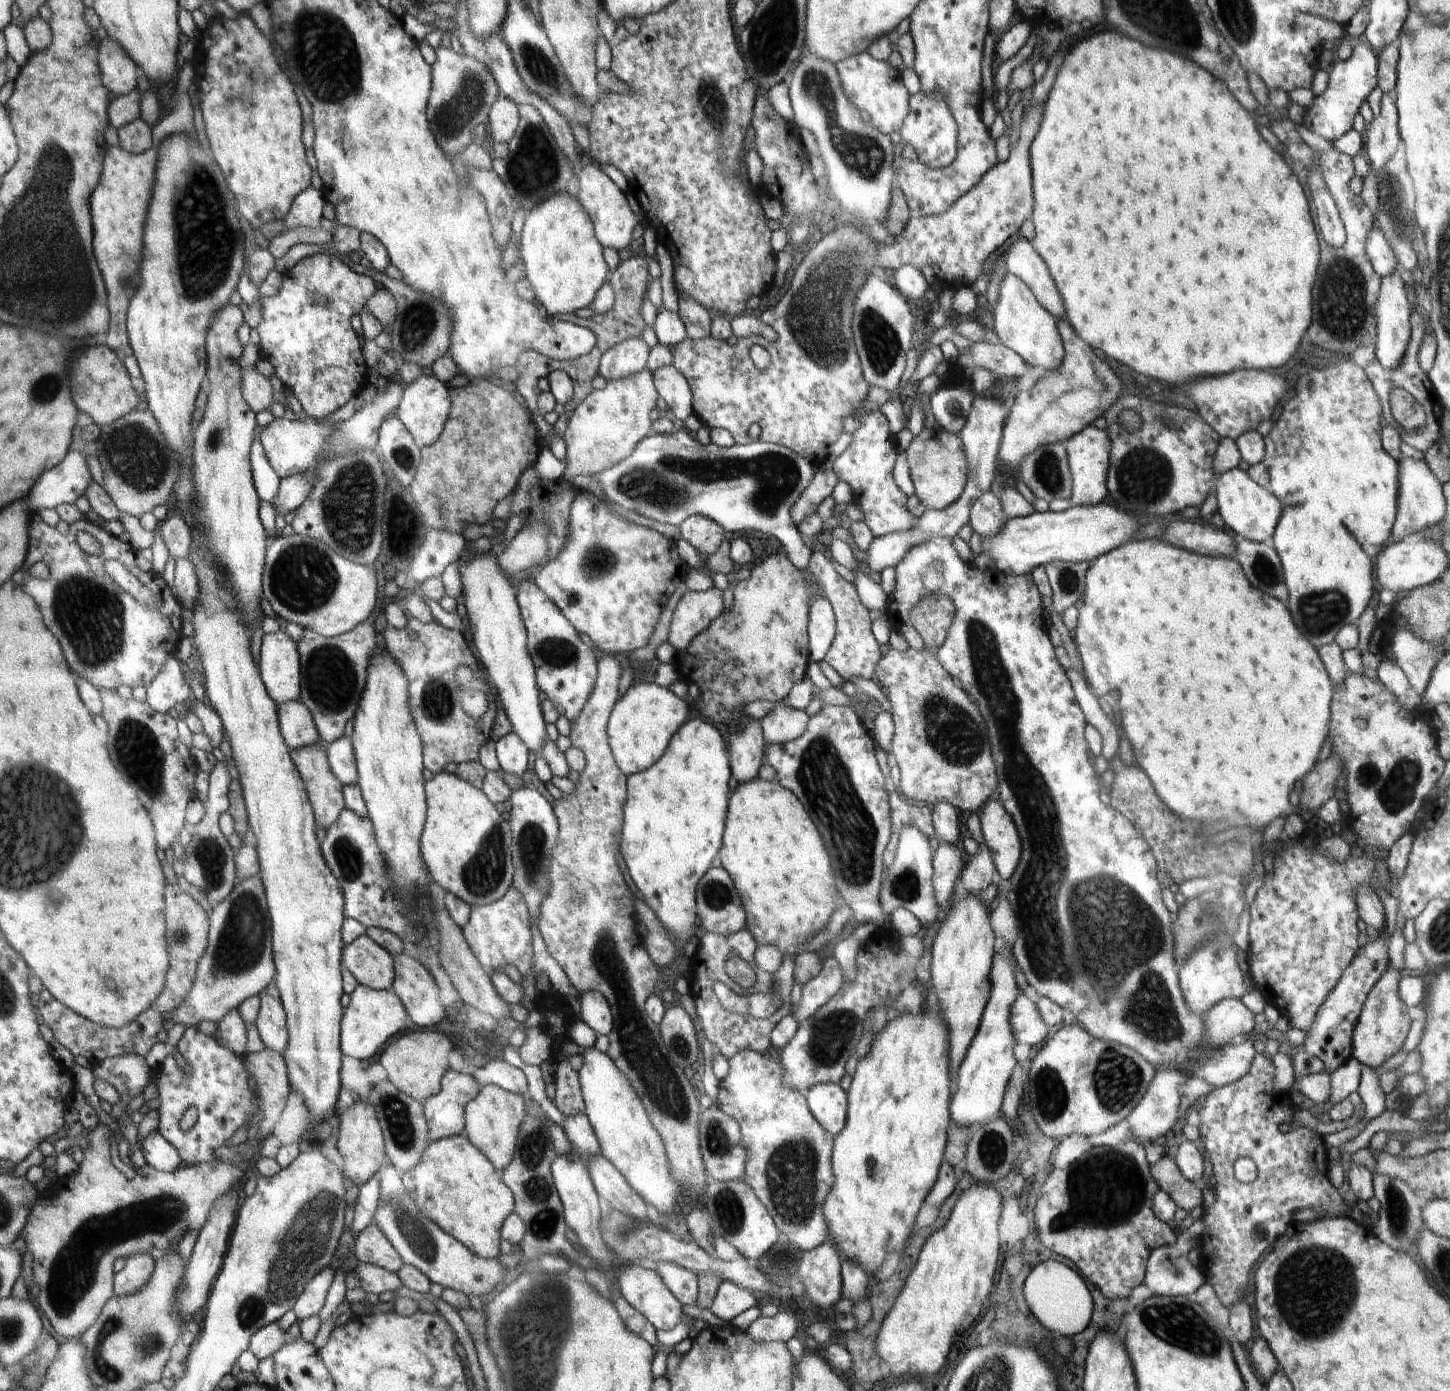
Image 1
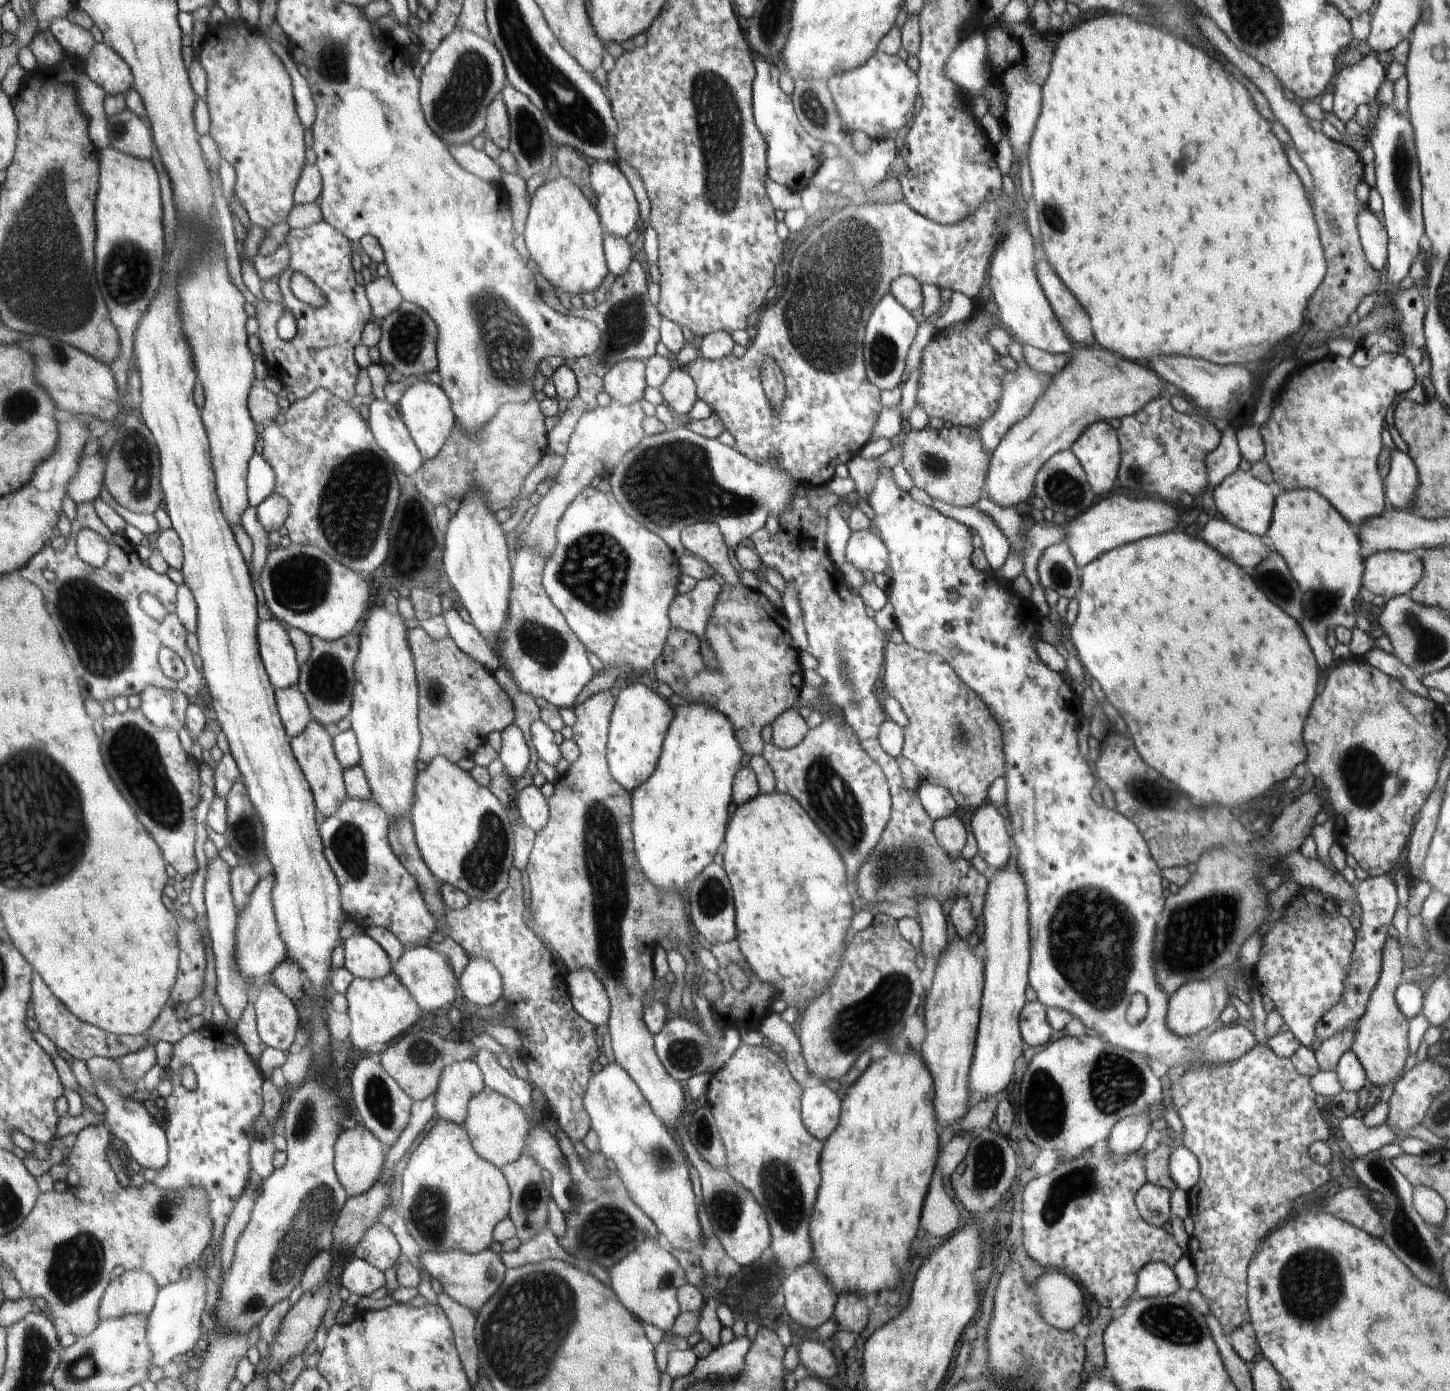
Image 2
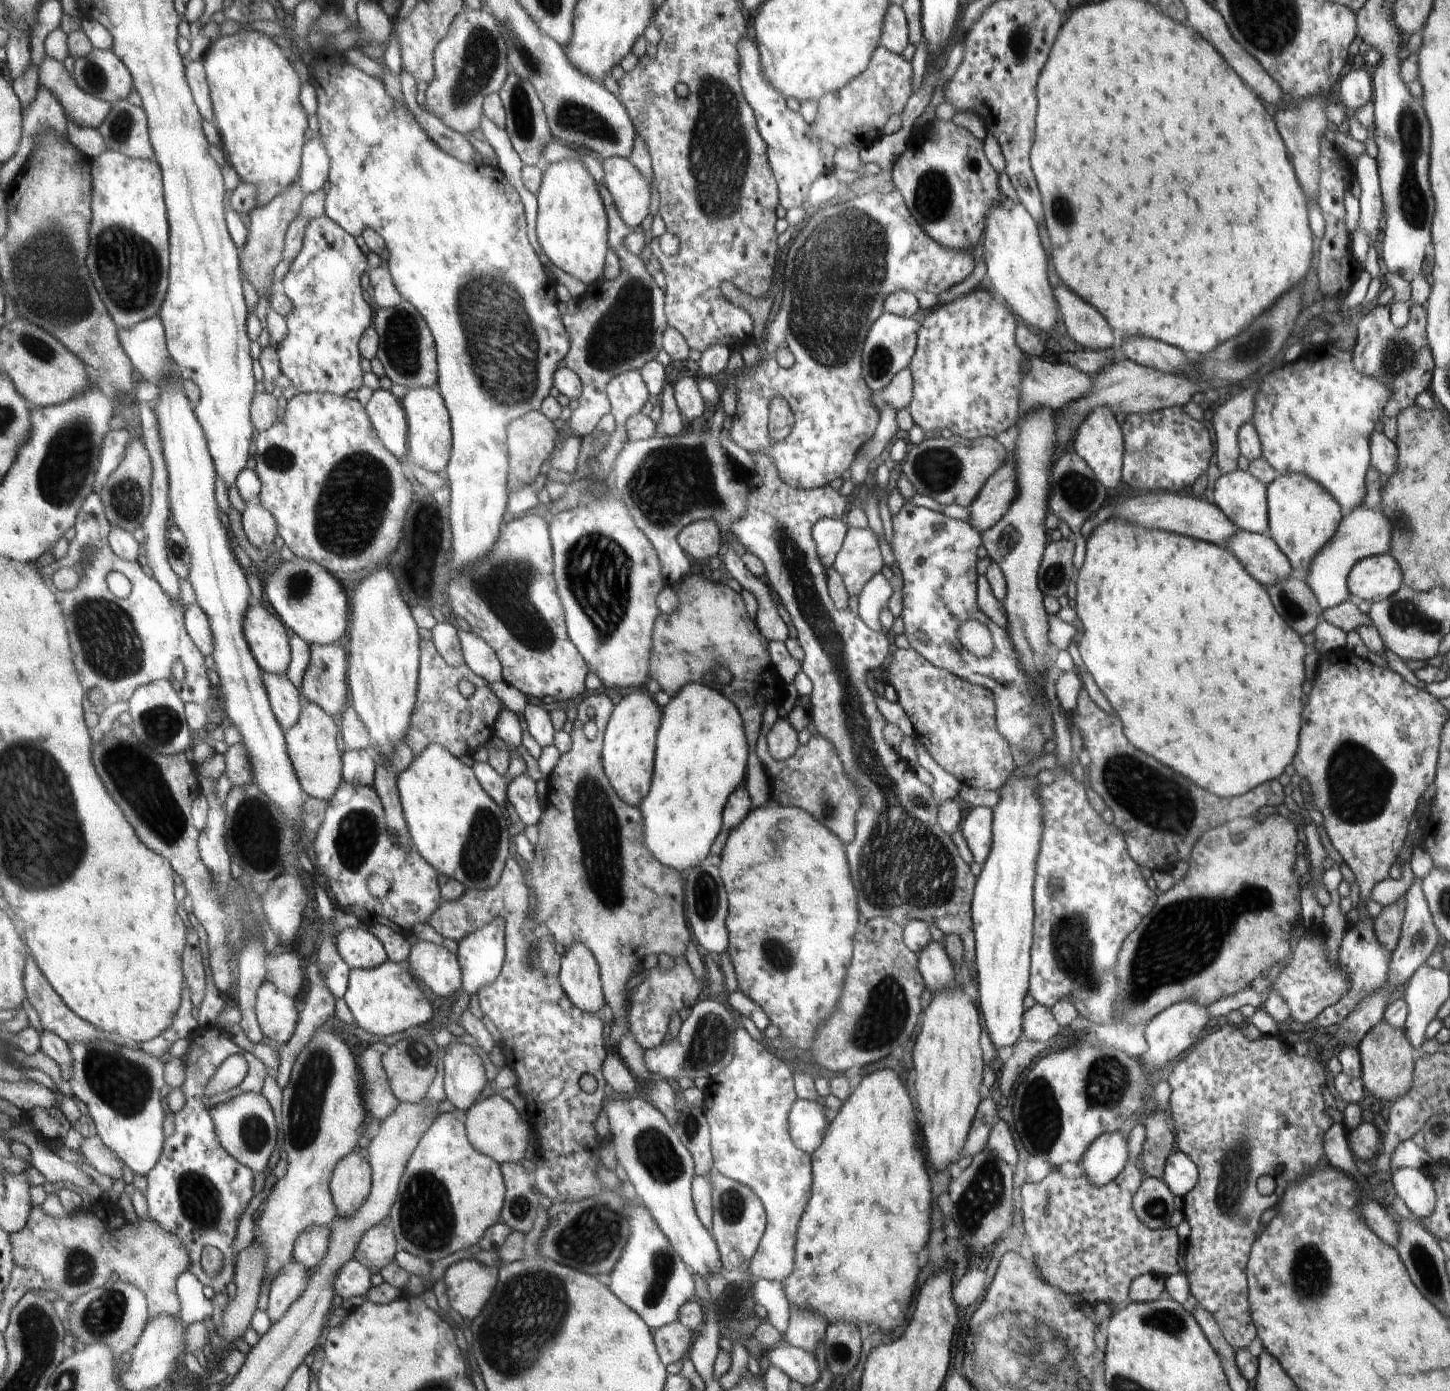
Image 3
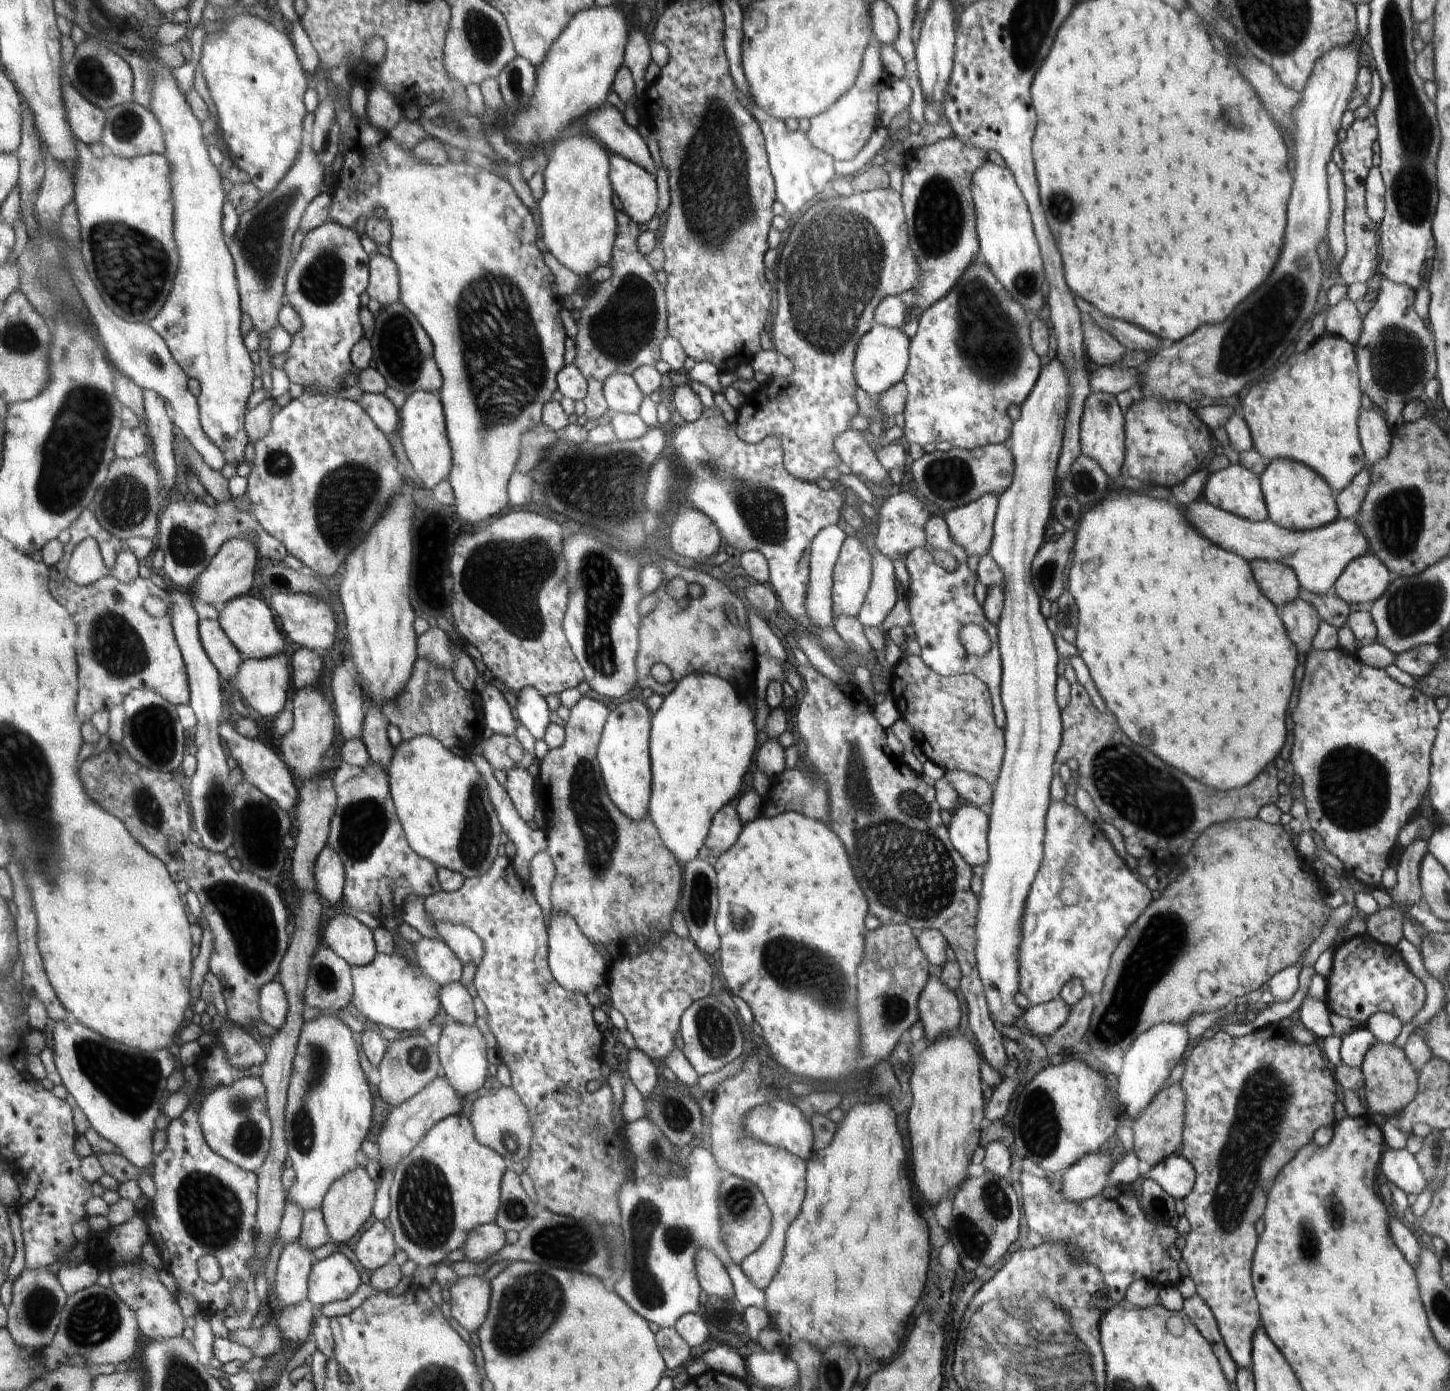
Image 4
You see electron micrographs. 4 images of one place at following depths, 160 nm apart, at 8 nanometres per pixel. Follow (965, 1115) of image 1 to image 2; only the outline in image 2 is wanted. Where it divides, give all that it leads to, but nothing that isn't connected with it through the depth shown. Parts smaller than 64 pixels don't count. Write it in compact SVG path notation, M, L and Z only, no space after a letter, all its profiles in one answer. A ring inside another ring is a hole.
M1012 858L1006 870L997 870L989 882L989 892L986 893L984 920L986 944L986 998L981 999L982 1030L977 1030L978 1054L974 1054L974 1070L969 1073L969 1093L971 1097L978 1095L979 1099L996 1097L996 1092L1008 1087L1012 1078L1012 1066L1016 1058L1024 1050L1024 1042L1018 1030L1018 1016L1028 1004L1025 998L1026 988L1029 988L1029 969L1032 963L1032 936L1029 935L1029 900L1028 888L1022 874L1018 874Z

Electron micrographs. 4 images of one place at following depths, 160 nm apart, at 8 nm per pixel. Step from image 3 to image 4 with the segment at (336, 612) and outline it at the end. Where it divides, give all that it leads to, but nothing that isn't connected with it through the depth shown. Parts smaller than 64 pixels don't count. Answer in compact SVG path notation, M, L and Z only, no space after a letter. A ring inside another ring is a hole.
M289 592L289 593L274 593L269 595L270 606L274 610L274 614L278 614L282 628L286 632L286 636L303 648L310 648L310 650L318 652L327 652L328 648L332 648L334 644L334 636L336 636L336 620L332 610L322 602L326 598L320 598L318 594L304 594L304 592Z

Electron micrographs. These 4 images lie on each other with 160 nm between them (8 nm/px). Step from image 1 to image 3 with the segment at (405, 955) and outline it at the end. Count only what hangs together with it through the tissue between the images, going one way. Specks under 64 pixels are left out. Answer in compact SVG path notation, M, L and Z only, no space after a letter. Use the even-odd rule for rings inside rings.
M419 940L411 947L407 965L411 974L416 976L422 985L436 998L450 1000L452 994L461 988L461 969L457 956L448 951L443 945L438 946L426 940Z

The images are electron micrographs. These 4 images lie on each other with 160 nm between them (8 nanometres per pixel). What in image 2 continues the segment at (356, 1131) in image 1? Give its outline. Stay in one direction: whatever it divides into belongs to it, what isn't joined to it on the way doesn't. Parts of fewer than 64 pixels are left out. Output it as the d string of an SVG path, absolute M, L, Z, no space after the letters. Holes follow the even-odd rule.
M351 1122L349 1127L344 1127L342 1135L336 1143L337 1176L342 1186L349 1192L350 1197L369 1193L377 1180L381 1177L385 1162L386 1149L380 1139L368 1130L364 1124Z

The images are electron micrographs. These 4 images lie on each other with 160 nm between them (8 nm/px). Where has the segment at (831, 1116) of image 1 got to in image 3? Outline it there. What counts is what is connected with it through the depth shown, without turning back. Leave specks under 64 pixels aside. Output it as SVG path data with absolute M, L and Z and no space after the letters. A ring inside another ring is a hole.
M805 1099L797 1100L791 1110L789 1122L794 1142L810 1155L822 1145L830 1124L825 1104Z

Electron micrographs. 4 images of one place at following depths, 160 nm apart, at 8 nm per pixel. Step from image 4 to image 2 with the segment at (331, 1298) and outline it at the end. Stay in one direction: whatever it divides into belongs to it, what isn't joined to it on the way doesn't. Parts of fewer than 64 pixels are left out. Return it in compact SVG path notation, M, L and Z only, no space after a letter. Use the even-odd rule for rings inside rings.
M353 1257L344 1265L341 1285L344 1293L365 1297L385 1286L385 1276L372 1264Z

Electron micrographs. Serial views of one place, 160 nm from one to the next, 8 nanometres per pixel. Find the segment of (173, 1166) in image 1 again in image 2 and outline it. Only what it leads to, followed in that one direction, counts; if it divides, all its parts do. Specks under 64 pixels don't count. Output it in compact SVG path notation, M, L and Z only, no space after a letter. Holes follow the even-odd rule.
M96 1056L88 1062L90 1073L94 1077L94 1088L106 1106L105 1125L110 1128L112 1135L124 1141L130 1148L128 1158L137 1161L145 1169L155 1169L160 1172L170 1164L170 1144L168 1131L160 1126L148 1108L142 1102L130 1098L139 1086L128 1079L120 1059Z

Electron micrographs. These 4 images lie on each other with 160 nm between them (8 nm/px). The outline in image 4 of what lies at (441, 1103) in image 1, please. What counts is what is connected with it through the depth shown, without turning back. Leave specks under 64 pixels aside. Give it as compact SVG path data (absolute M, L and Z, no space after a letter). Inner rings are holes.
M448 1019L442 1028L442 1036L438 1040L438 1055L441 1056L443 1077L449 1080L450 1086L462 1097L478 1091L486 1080L486 1040L478 1026L464 1024Z

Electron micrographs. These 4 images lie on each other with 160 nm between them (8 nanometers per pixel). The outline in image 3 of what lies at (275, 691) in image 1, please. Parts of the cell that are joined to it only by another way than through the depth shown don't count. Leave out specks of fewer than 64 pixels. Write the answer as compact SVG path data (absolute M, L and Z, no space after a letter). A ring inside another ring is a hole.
M254 604L245 620L245 636L249 640L250 650L253 651L254 658L257 659L263 672L286 674L291 662L289 638L285 624L276 618L273 612L269 612L266 607L264 608L260 604Z

